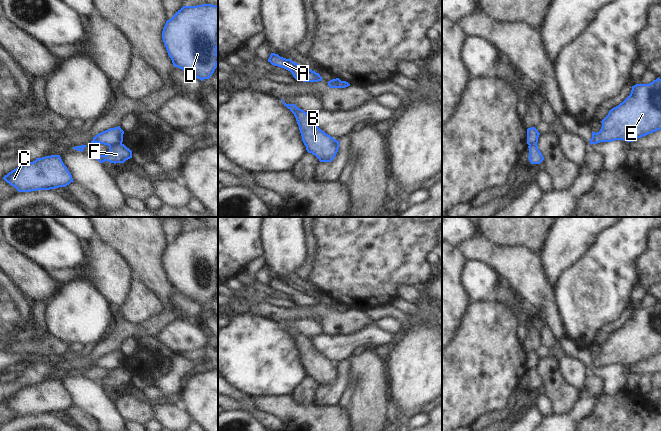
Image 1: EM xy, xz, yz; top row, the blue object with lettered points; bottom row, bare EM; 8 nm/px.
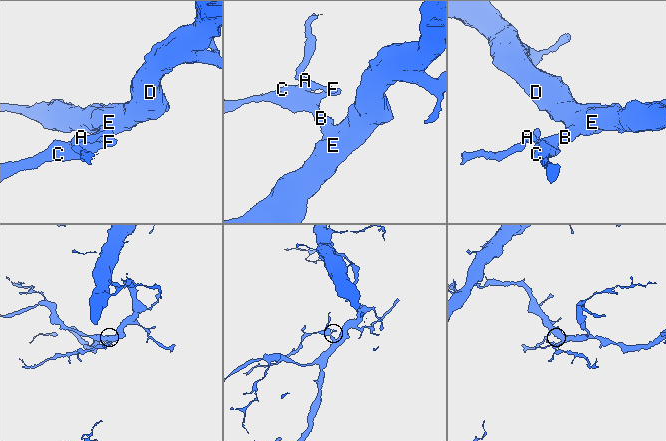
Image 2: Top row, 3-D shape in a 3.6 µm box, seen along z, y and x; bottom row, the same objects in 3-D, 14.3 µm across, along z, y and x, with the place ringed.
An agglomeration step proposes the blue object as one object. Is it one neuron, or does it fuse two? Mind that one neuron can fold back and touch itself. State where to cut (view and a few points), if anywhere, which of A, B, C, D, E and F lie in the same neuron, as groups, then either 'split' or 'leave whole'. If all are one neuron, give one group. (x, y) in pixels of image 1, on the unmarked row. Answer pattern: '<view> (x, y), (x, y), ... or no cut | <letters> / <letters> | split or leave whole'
xy (121, 367), (109, 370) | A / B C D E F | split

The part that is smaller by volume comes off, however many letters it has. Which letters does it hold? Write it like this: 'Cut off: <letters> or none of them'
Cut off: A

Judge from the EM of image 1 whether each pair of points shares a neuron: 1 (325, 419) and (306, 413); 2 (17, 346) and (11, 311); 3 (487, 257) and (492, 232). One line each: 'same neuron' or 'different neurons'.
1: same neuron
2: same neuron
3: different neurons

